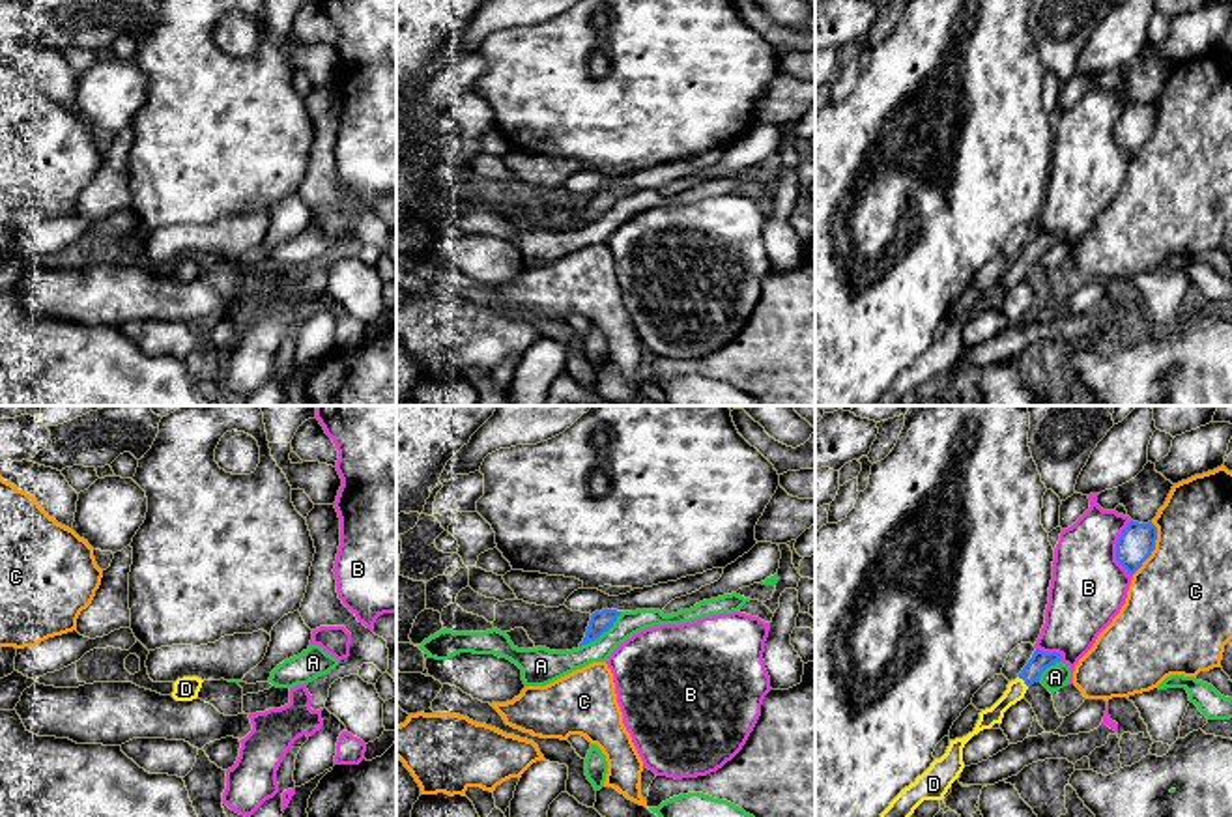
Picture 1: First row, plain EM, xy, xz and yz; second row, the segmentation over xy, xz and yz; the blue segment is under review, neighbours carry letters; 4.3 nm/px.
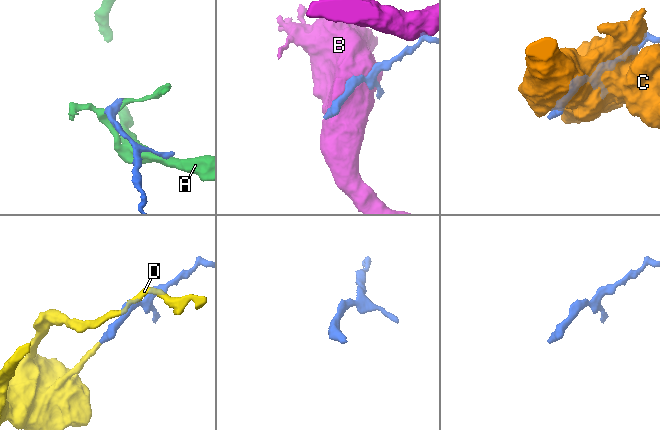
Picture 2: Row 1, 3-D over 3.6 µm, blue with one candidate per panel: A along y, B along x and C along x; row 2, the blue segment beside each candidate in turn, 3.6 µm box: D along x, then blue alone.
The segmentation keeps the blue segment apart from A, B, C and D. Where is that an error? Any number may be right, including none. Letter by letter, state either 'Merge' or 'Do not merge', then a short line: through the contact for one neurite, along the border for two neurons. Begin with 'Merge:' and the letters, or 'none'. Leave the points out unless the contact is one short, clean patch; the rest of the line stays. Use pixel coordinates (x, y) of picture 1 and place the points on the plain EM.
Merge: D
A: Do not merge. Line: xz (621, 193), (606, 212), (580, 229)
B: Do not merge
C: Do not merge
D: Merge. Line: yz (1040, 242), (1023, 260), (1016, 272)

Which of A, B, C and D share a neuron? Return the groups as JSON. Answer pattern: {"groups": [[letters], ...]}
{"groups": [["A"], ["B"], ["C"], ["D"]]}

